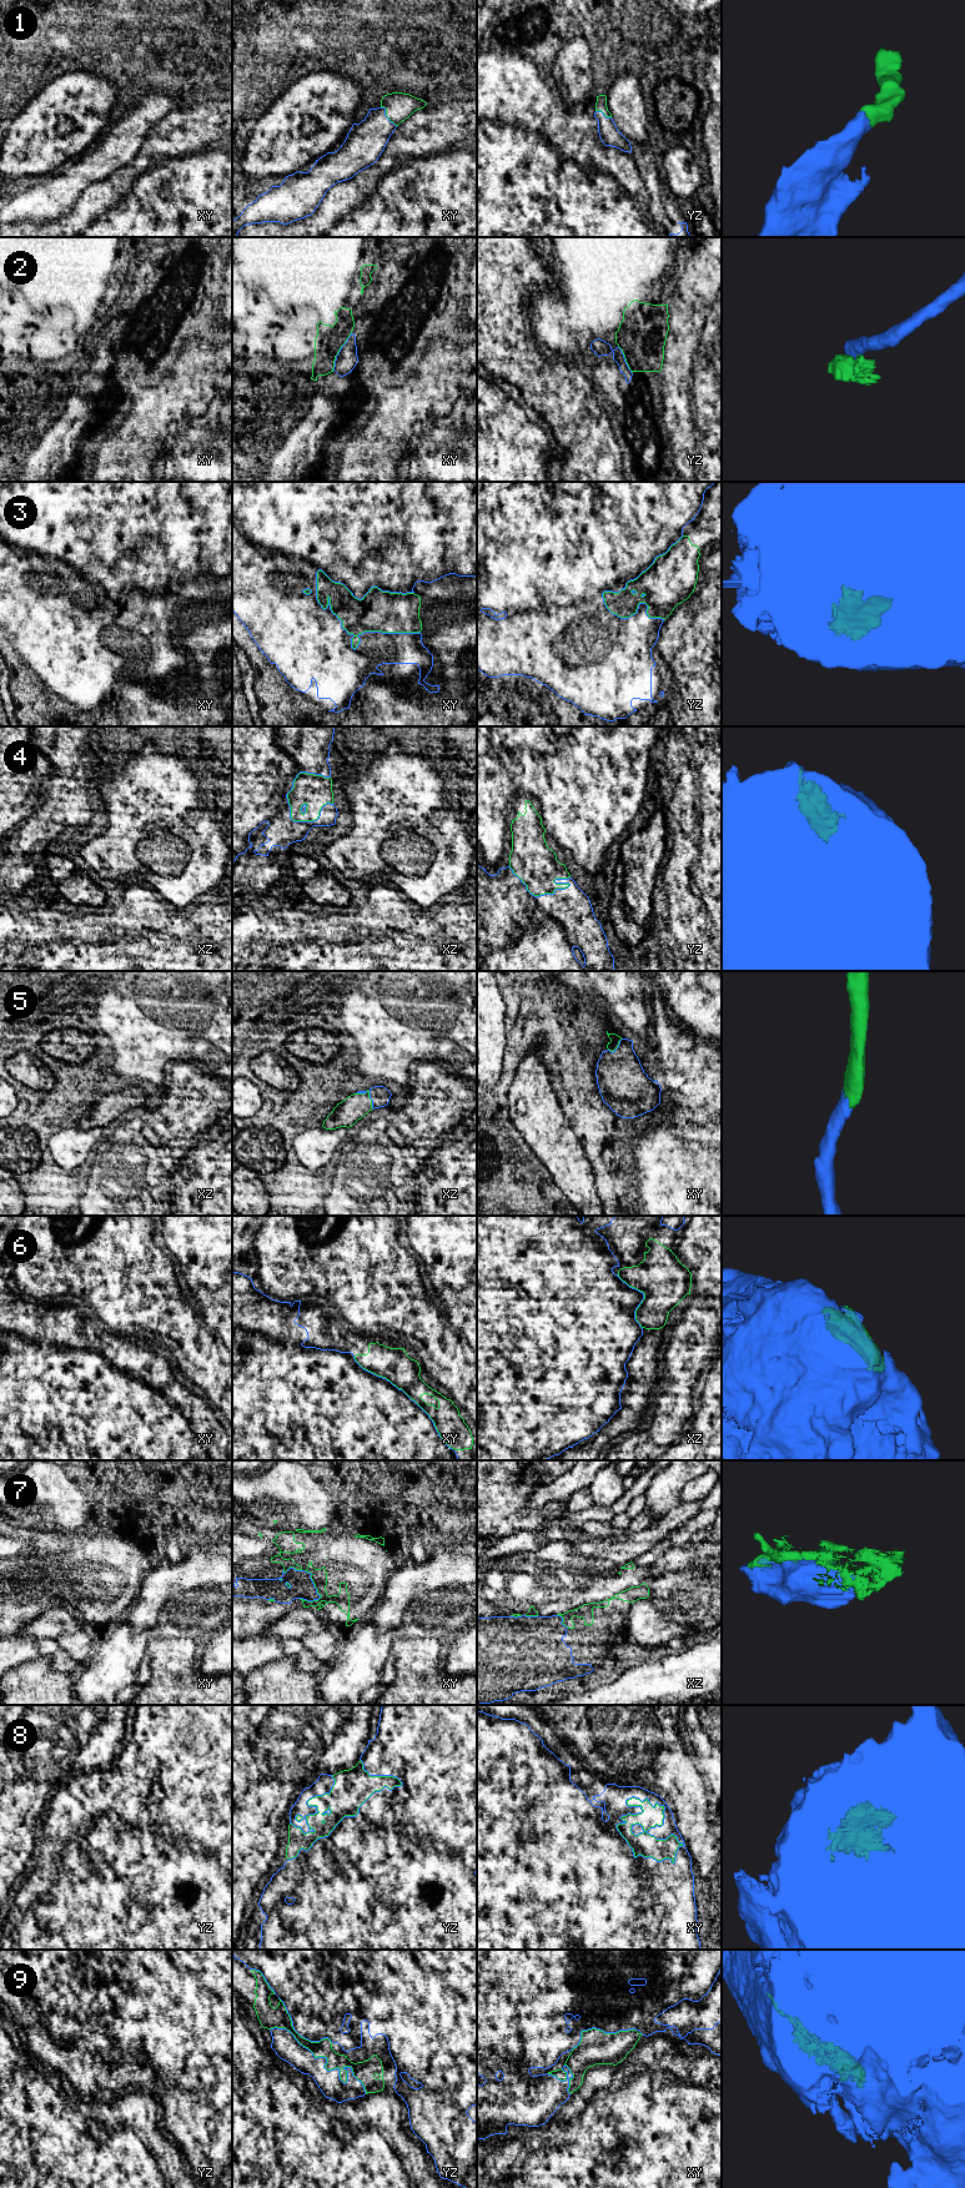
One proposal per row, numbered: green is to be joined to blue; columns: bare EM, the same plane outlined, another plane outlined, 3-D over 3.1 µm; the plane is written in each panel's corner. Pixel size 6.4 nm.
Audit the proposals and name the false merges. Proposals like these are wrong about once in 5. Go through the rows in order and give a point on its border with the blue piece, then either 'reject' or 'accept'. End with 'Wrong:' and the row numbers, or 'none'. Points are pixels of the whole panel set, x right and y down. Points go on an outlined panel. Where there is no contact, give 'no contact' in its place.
1: xy (386, 116) | accept
2: xy (340, 351) | reject
3: xy (350, 634) | accept
4: xz (292, 783) | accept
5: xz (370, 1095) | accept
6: xy (406, 1394) | accept
7: xy (313, 1584) | accept
8: xy (619, 1834) | accept
9: yz (328, 2071) | accept
Wrong: 2

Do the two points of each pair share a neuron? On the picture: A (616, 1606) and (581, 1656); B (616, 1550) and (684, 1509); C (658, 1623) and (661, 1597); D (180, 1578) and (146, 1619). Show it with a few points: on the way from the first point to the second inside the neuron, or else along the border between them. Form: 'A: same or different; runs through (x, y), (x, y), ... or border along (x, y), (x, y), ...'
A: same; runs through (606, 1619), (583, 1644)
B: same; runs through (633, 1547), (648, 1539), (667, 1524)
C: different; border along (647, 1598), (672, 1620), (684, 1626)
D: same; runs through (169, 1587), (147, 1608)

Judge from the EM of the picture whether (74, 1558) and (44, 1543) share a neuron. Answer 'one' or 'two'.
one

